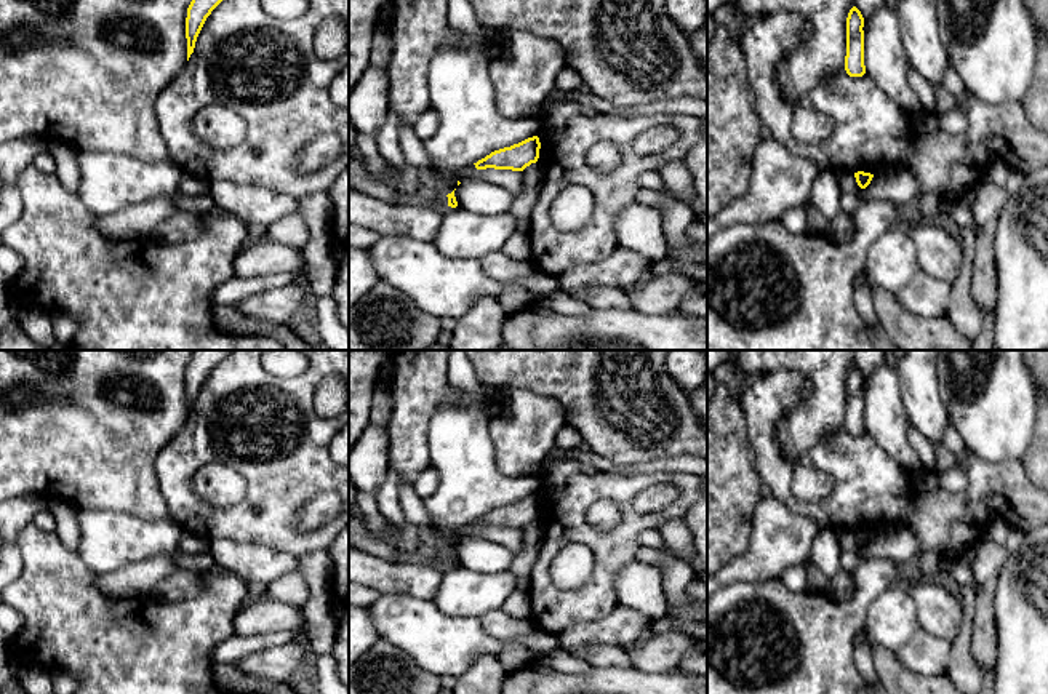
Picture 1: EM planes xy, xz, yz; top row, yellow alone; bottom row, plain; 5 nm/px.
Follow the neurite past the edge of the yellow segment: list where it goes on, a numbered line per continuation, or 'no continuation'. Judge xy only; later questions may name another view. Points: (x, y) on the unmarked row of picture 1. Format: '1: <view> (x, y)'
no continuation

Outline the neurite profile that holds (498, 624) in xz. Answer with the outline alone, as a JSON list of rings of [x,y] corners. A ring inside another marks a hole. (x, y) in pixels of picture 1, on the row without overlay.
[[[502,609],[490,611],[480,617],[483,630],[496,640],[517,641],[533,652],[550,652],[558,648],[557,636],[538,628],[531,619],[514,619]]]

